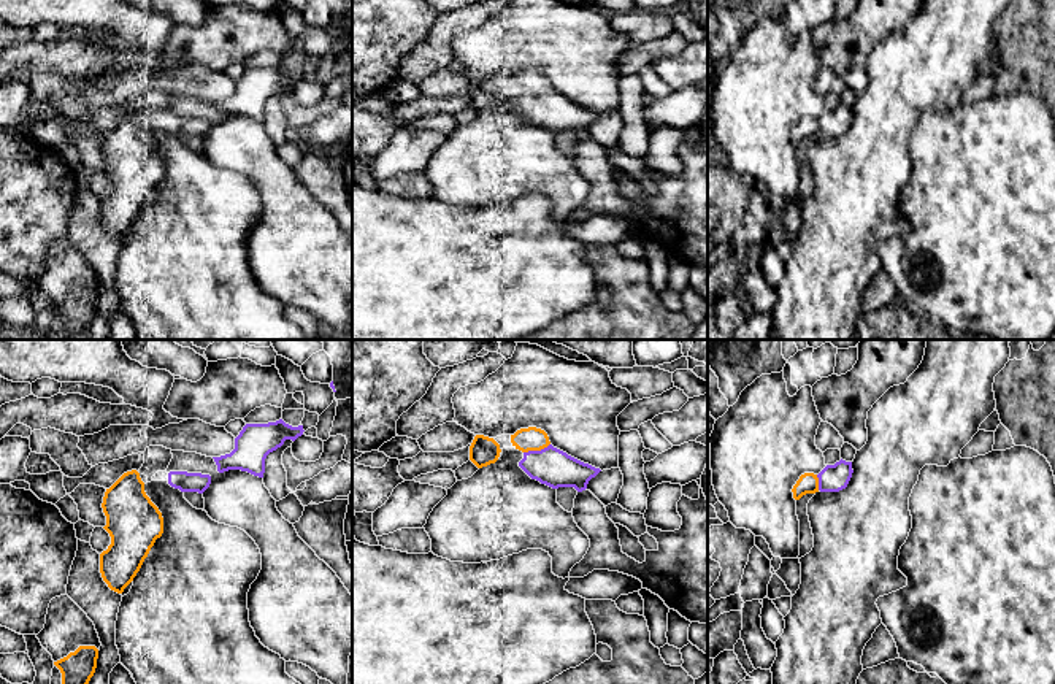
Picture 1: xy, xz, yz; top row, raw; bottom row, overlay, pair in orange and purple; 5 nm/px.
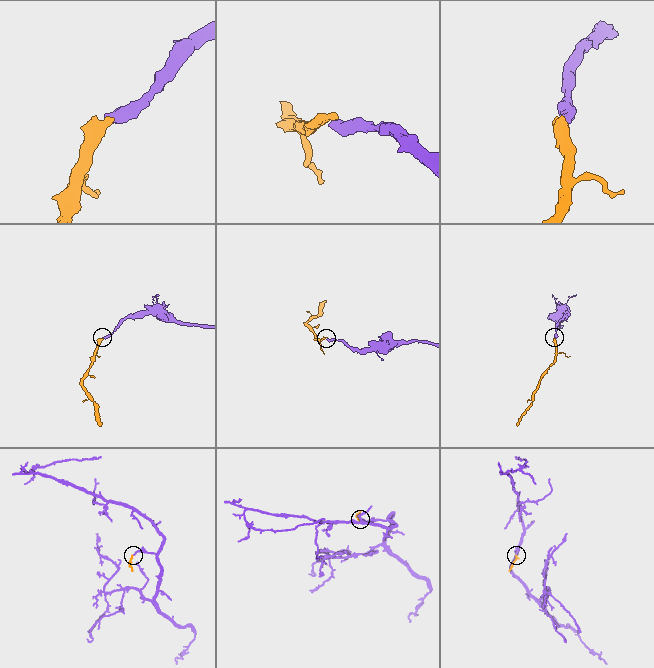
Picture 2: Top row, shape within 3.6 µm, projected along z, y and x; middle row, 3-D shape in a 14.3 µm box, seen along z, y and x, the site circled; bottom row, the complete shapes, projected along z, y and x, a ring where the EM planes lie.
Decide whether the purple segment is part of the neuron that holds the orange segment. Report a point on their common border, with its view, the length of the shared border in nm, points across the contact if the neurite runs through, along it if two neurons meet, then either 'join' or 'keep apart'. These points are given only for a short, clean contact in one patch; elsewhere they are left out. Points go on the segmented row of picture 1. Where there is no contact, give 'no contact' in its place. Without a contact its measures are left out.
contact xz (537, 449); length 140 nm; way xz (532, 438), (537, 449), (552, 467); join

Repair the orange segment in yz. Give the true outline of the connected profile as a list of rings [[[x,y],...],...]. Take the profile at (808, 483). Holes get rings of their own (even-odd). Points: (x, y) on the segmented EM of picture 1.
[[[839,460],[834,465],[827,465],[819,475],[804,473],[793,486],[793,498],[800,500],[806,494],[815,492],[839,492],[847,487],[852,478],[852,462]]]

